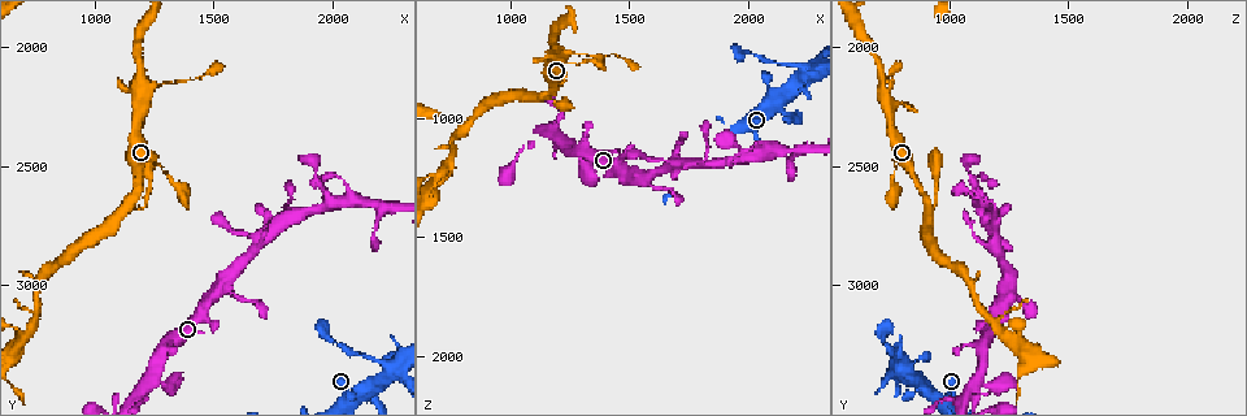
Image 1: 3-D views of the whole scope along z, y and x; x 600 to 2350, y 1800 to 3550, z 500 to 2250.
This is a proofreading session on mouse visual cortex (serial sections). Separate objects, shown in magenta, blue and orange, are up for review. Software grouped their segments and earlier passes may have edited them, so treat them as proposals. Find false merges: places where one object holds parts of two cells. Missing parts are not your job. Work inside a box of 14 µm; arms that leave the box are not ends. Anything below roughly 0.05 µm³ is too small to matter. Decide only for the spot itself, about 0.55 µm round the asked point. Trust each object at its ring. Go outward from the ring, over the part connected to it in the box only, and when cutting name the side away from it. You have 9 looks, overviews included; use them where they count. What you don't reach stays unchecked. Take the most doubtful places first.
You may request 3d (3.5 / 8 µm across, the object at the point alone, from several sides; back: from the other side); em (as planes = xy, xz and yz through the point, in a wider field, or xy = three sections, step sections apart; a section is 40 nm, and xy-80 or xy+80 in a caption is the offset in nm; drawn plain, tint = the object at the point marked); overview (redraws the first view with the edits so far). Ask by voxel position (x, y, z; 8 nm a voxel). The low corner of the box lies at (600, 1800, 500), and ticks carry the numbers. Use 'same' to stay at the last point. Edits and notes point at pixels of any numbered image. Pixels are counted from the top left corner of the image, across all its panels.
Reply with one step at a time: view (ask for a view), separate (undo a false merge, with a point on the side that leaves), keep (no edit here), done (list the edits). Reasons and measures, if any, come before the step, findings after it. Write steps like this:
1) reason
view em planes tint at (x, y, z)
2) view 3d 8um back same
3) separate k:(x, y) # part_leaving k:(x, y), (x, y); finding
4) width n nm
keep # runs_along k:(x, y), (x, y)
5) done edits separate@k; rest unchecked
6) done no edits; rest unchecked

sharp bend
view 3d 3.5um back at (2230, 3330, 790)

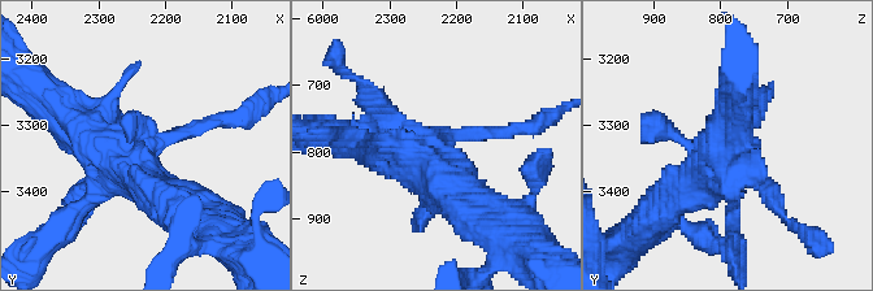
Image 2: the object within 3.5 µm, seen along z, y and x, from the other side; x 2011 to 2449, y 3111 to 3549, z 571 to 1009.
view em xy step 1 plain at (2225, 3335, 785)

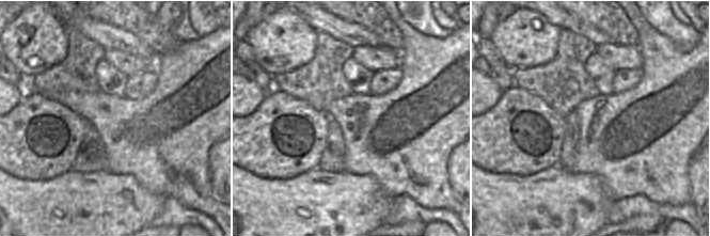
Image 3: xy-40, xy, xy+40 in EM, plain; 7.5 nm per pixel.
with the object marked
view em xy step 1 tint same

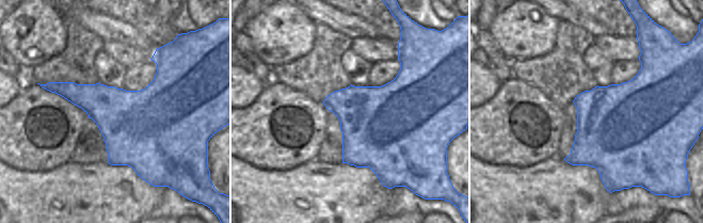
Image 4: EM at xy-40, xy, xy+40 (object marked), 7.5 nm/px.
keep # continuous, no second cell

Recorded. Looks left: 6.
thin neck
view 3d 3.5um at (2010, 3230, 720)

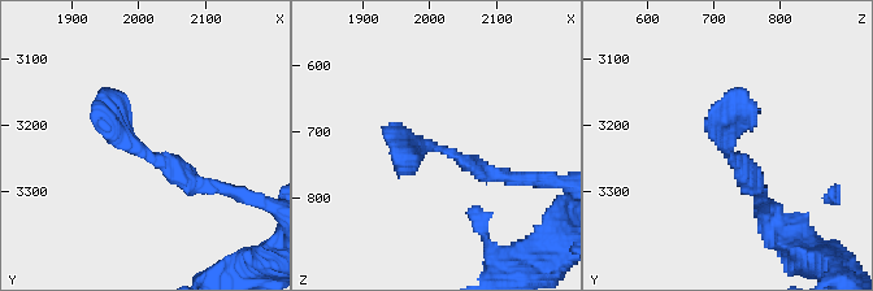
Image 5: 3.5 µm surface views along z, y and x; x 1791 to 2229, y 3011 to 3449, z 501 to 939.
now the EM
view em xy step 1 tint at (2005, 3235, 725)

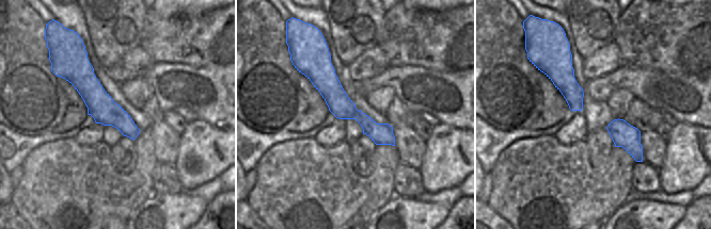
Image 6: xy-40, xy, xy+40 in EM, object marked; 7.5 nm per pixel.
another direction
view em xy step 5 tint same

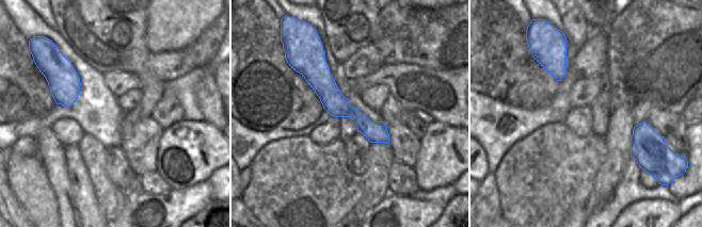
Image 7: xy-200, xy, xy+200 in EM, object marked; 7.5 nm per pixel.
keep # runs_along 5:(211, 186), (135, 146), (107, 90); one cell here

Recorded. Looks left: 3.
two arms in line, one across
view em xy step 2 tint at (1140, 2660, 900)

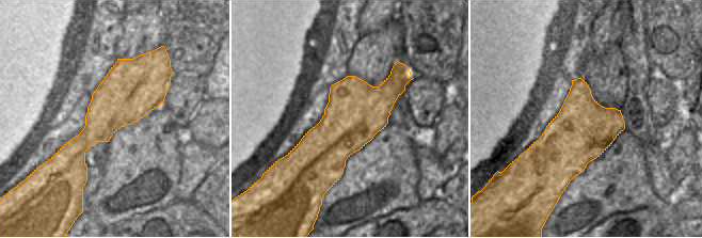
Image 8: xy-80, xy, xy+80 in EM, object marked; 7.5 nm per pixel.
view 3d 3.5um same

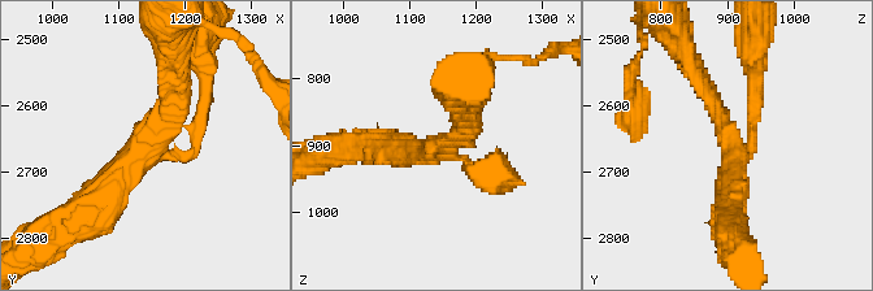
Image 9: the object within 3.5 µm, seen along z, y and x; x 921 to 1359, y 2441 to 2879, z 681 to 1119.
keep # runs_along 9:(179, 70), (170, 122), (91, 205); one cell here

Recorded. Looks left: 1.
done no edits; rest unchecked

